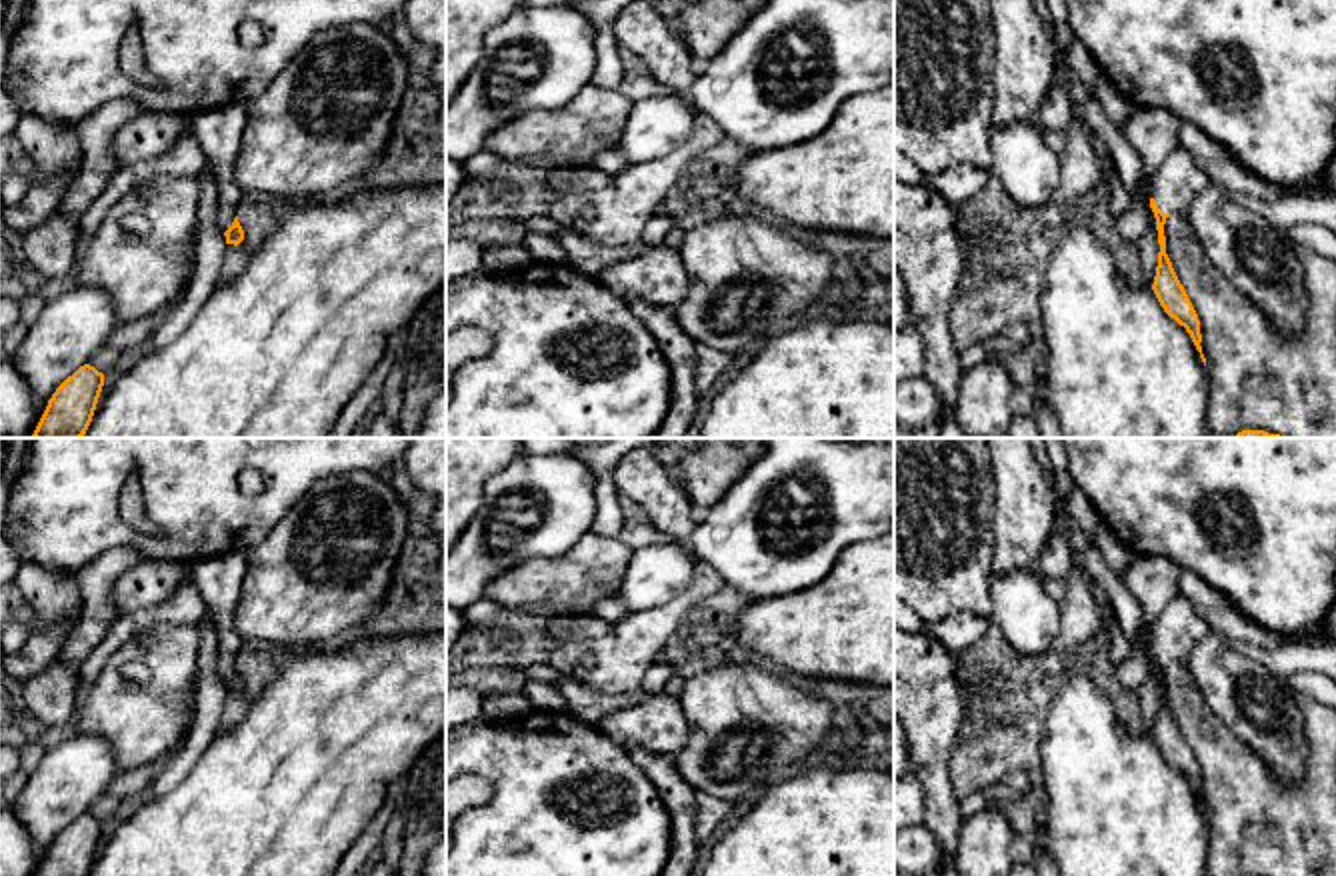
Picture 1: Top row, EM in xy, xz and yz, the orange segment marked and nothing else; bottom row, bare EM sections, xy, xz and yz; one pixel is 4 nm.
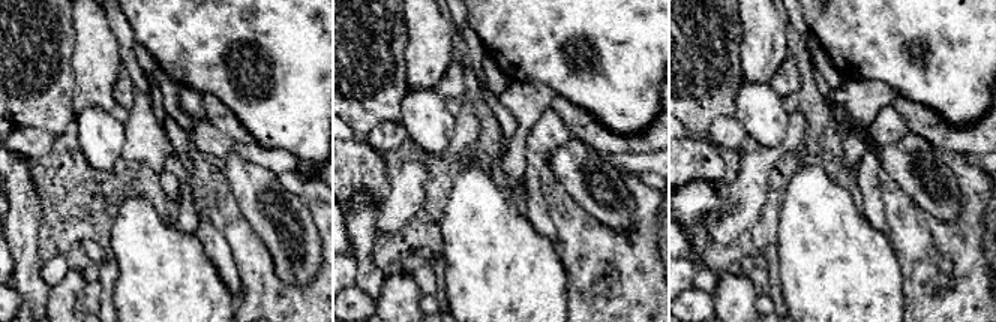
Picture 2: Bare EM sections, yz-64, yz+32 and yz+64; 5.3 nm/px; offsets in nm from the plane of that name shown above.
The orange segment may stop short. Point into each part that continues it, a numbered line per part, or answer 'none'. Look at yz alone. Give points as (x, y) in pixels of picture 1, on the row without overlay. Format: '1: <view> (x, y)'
1: yz (1178, 628)

